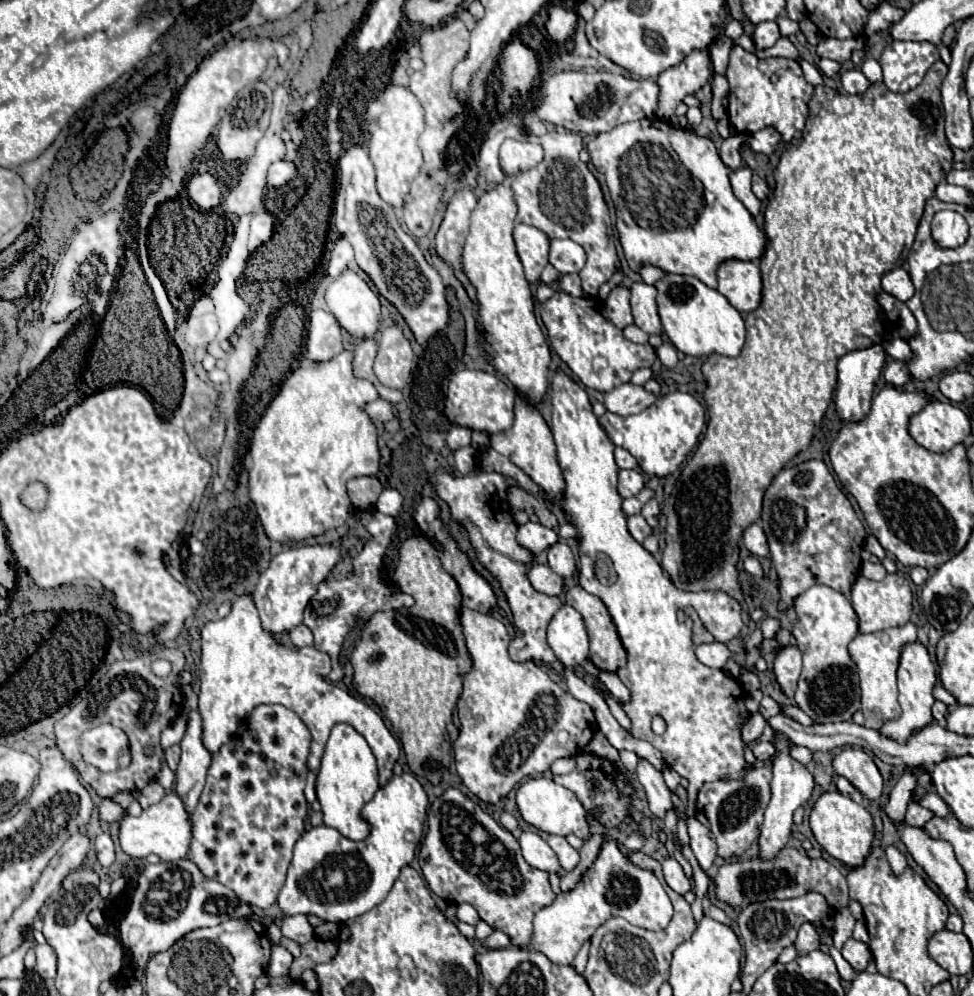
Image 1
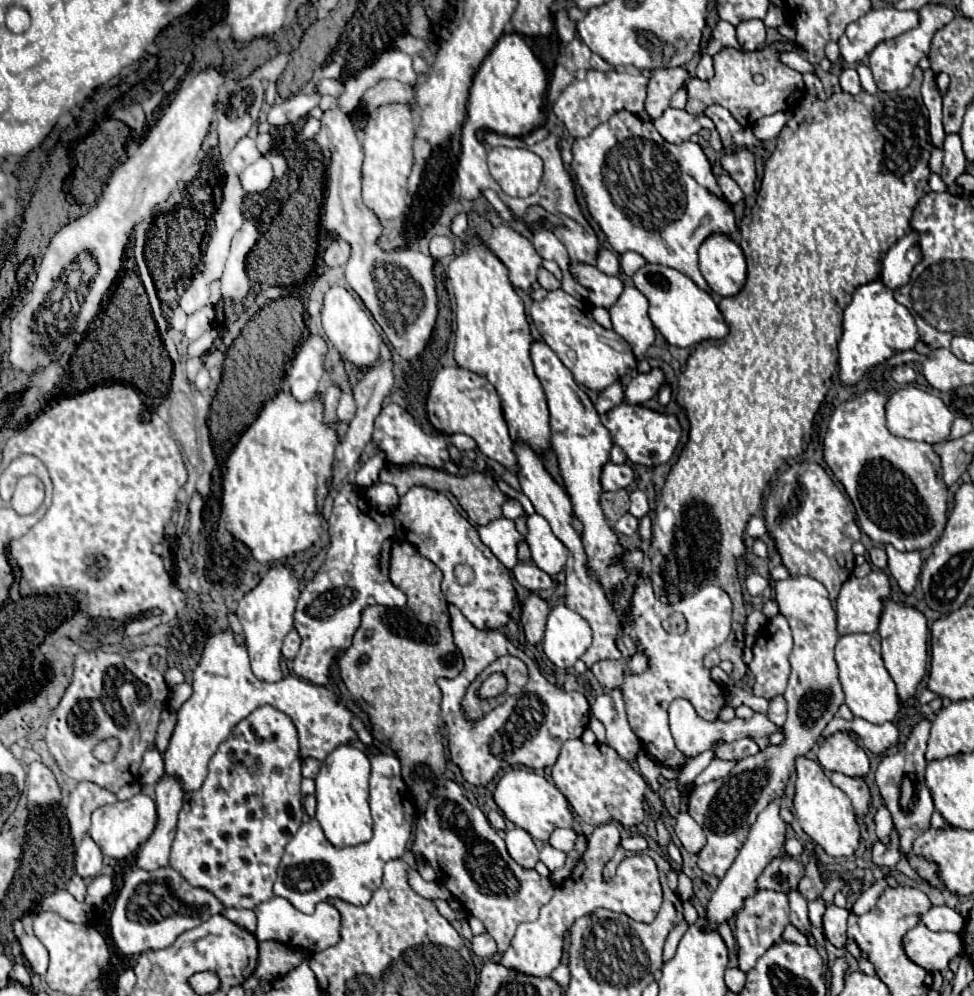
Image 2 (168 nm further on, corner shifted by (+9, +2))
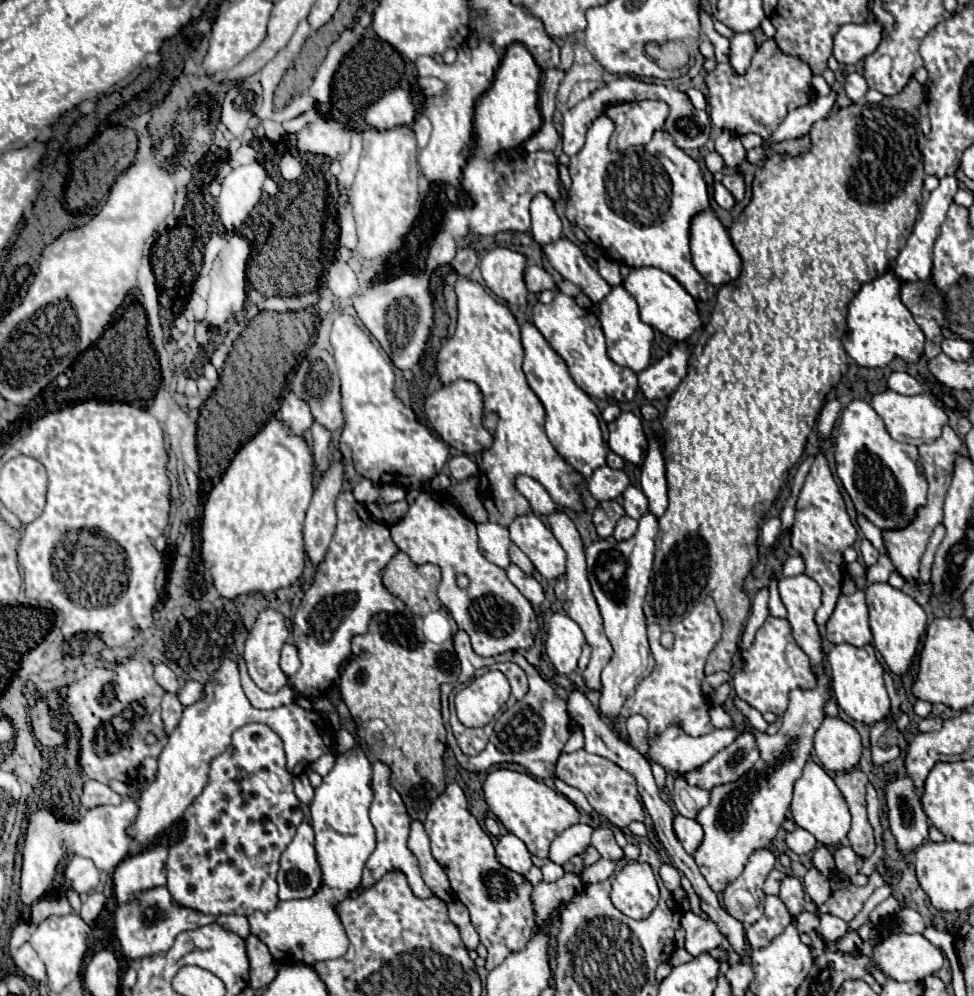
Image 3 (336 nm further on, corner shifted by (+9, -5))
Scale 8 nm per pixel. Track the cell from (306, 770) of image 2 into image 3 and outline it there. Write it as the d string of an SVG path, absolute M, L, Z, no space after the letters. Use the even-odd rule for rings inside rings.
M324 754L320 760L312 762L312 766L310 766L310 768L312 768L314 772L318 772L320 776L326 776L326 774L332 770L334 760L336 760L336 756L334 756L334 754Z

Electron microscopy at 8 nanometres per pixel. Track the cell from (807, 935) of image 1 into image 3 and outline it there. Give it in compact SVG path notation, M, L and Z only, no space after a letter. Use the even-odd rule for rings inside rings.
M784 876L784 880L780 882L780 900L788 906L790 914L798 916L804 908L806 908L806 902L804 902L804 888L802 888L802 882L794 876Z

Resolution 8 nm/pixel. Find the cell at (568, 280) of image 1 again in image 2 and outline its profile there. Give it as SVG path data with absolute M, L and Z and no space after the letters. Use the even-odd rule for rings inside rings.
M540 267L538 271L538 283L546 289L546 291L552 291L552 289L560 289L562 287L562 281L558 281L552 273L548 273L546 269Z

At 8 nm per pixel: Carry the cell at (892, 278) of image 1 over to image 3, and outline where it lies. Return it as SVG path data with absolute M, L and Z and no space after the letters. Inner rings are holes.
M946 176L940 180L940 186L930 192L926 204L922 206L922 214L914 226L914 232L910 234L906 246L900 250L896 262L894 262L894 274L900 278L900 280L906 280L906 282L924 282L928 280L930 272L932 272L932 248L934 248L934 242L936 242L936 236L940 234L940 224L944 222L944 216L948 212L948 206L952 204L952 196L956 194L958 190L958 180L954 176Z

